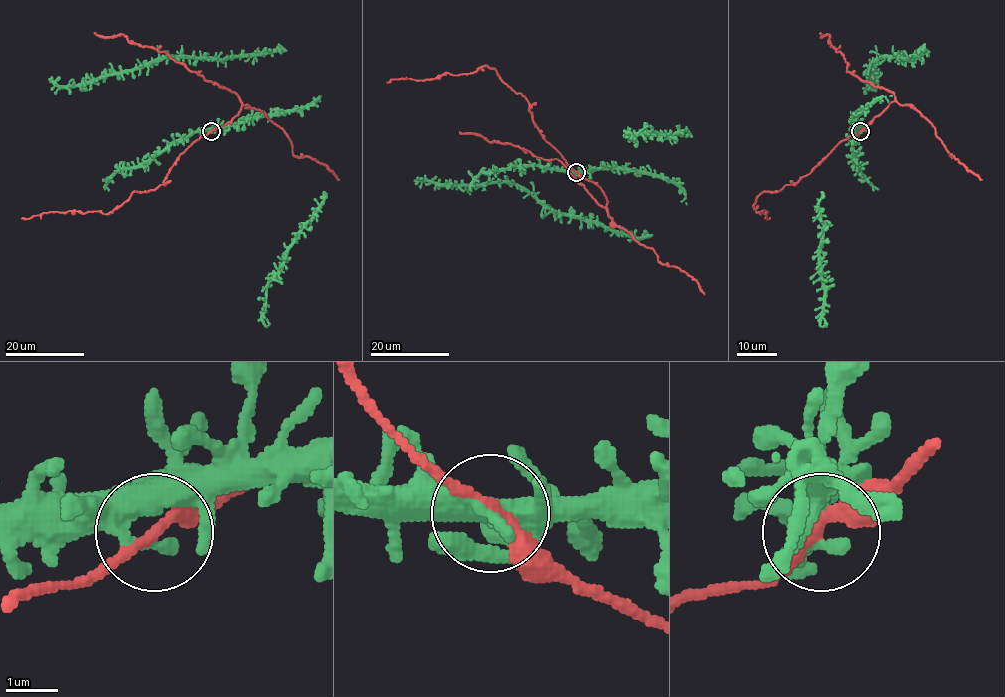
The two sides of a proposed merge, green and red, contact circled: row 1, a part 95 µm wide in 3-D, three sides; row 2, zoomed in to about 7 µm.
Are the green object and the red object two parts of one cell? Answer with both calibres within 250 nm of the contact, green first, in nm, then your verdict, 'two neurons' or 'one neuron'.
260/220 nm | one neuron

